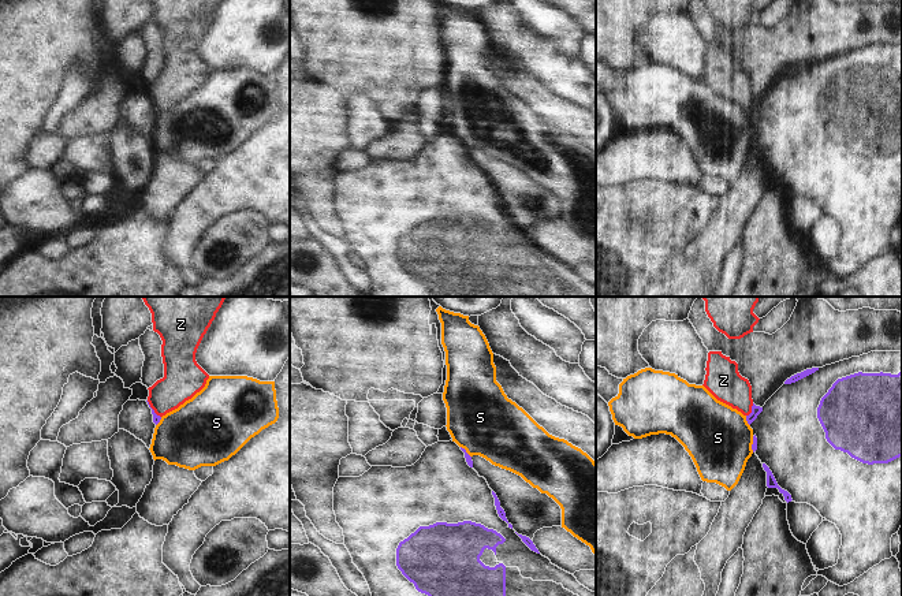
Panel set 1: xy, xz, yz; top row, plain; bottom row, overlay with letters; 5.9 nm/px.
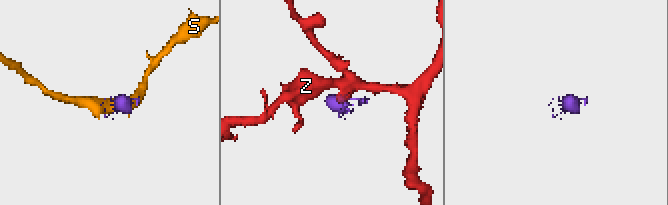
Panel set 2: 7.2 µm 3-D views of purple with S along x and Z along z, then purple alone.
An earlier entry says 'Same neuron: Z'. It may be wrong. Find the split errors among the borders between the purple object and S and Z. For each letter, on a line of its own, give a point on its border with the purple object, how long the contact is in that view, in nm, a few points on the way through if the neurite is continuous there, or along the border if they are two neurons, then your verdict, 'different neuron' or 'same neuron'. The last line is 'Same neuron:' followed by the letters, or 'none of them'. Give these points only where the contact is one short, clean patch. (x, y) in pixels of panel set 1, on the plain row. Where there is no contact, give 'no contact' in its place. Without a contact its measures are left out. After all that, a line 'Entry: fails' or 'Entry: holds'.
S: yz (746, 114) | 70 nm | along yz (745, 110), (749, 119) | different neuron
Z: yz (752, 104) | 90 nm | along yz (753, 97), (752, 104), (746, 110) | different neuron
Same neuron: none of them
Entry: fails

